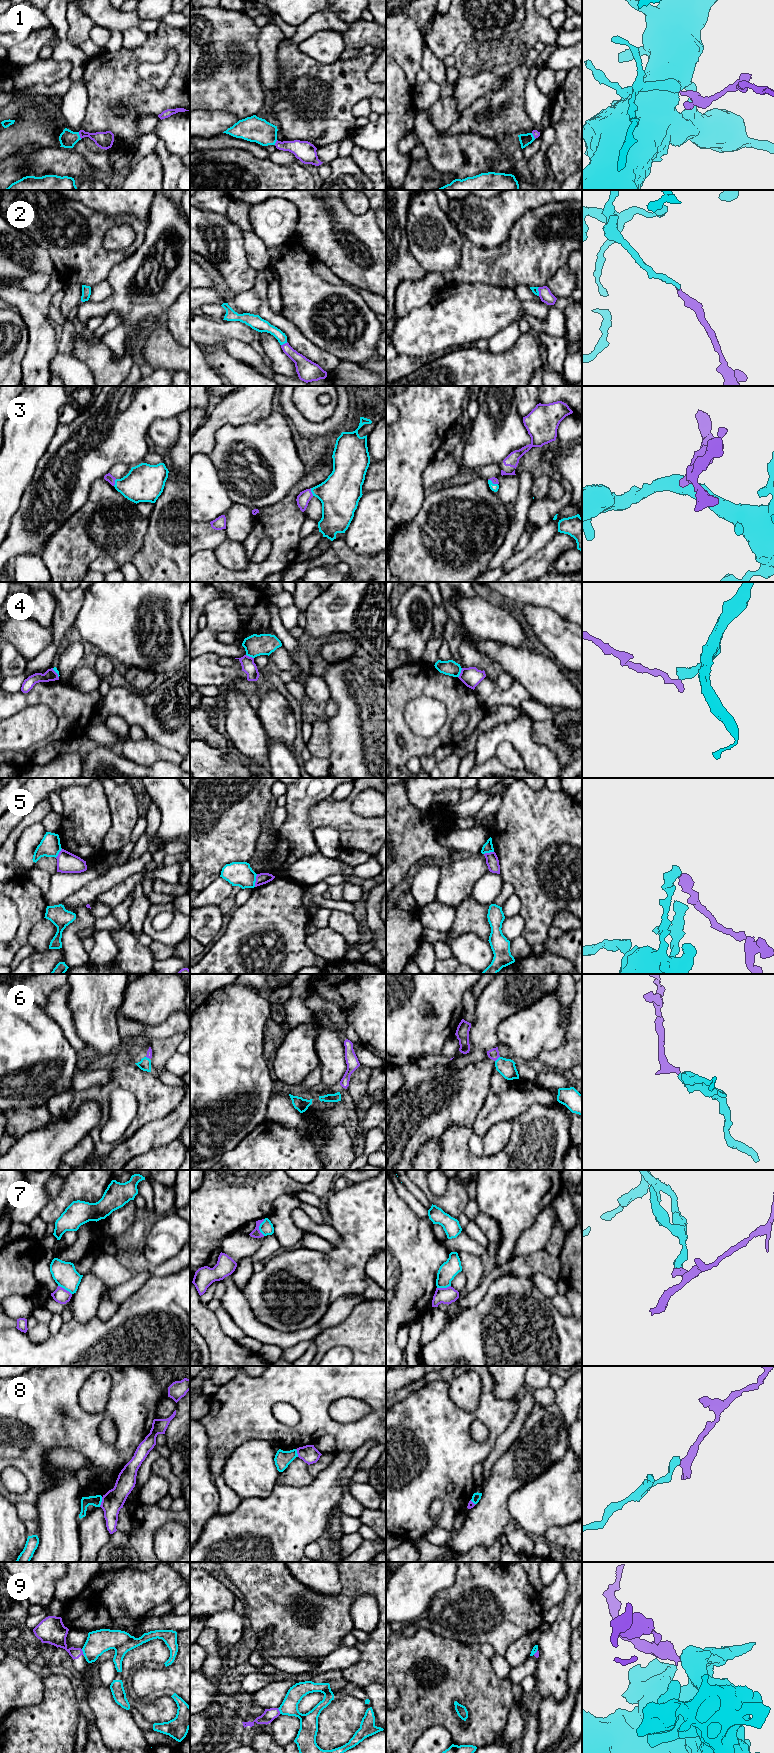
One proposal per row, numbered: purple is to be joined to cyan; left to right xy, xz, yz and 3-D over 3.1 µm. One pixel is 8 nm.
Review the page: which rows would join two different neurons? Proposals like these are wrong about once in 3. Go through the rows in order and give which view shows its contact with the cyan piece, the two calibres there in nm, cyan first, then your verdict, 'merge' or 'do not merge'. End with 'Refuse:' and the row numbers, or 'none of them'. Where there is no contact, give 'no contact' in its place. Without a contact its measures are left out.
1: meets cyan in xy; 140 nm thick on the cyan side, 140 nm on the other; merge
2: meets cyan in xz; 110 nm thick on the cyan side, 140 nm on the other; merge
3: meets cyan in xz; 320 nm thick on the cyan side, 100 nm on the other; merge
4: meets cyan in yz; 120 nm thick on the cyan side, 160 nm on the other; do not merge
5: meets cyan in xz; 190 nm thick on the cyan side, 90 nm on the other; do not merge
6: meets cyan in yz; 140 nm thick on the cyan side, 90 nm on the other; merge
7: meets cyan in xz; 110 nm thick on the cyan side, 70 nm on the other; do not merge
8: meets cyan in xy; 80 nm thick on the cyan side, 170 nm on the other; do not merge
9: meets cyan in xy; 190 nm thick on the cyan side, 150 nm on the other; do not merge
Refuse: 4, 5, 7, 8, 9

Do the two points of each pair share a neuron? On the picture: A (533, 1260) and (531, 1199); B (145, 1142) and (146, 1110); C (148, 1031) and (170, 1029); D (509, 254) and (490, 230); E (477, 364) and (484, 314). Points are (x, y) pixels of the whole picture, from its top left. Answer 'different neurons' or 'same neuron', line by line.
A: different neurons
B: different neurons
C: same neuron
D: different neurons
E: different neurons

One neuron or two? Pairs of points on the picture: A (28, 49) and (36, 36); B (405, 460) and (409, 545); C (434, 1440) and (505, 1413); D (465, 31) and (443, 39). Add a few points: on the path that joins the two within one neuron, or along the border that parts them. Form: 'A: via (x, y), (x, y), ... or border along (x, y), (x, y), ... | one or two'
A: via (31, 46), (36, 39) | one
B: border along (422, 502), (421, 509), (410, 520), (396, 526) | two
C: via (452, 1424), (480, 1413), (487, 1413) | one
D: via (460, 31), (451, 31), (448, 34) | one

